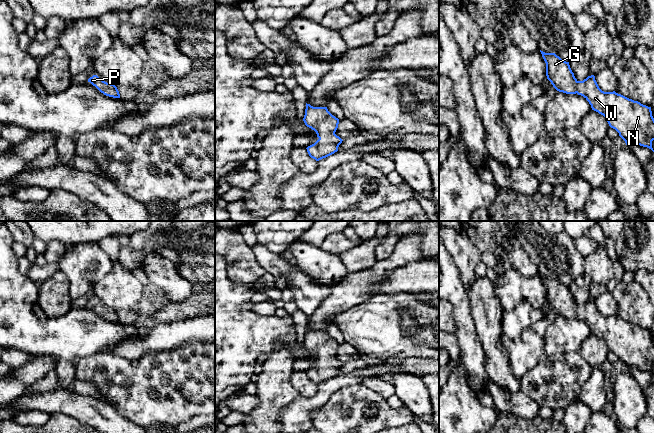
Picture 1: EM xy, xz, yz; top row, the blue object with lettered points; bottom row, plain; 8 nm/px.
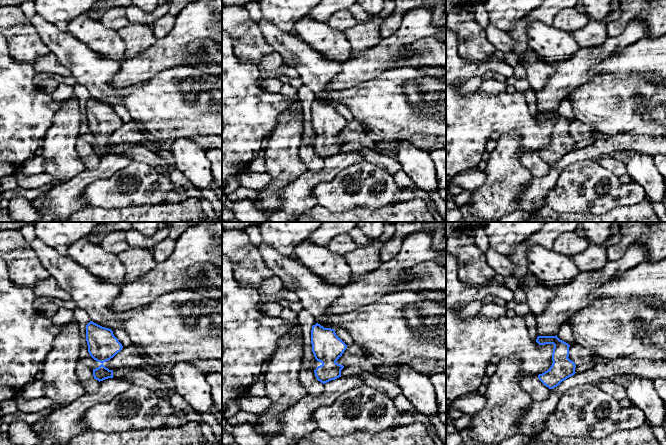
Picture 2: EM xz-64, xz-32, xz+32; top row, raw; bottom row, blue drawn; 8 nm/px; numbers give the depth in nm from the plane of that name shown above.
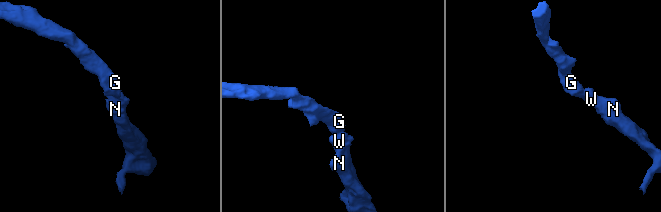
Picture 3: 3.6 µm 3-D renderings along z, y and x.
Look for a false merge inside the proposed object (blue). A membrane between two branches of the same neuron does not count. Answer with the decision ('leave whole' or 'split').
leave whole

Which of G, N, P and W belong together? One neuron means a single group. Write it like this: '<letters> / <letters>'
G N P W

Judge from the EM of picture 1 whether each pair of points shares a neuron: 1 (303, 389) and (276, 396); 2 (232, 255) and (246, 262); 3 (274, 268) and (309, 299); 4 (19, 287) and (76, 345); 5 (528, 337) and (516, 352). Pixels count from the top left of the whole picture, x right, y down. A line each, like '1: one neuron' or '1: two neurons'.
1: two neurons
2: one neuron
3: one neuron
4: one neuron
5: one neuron

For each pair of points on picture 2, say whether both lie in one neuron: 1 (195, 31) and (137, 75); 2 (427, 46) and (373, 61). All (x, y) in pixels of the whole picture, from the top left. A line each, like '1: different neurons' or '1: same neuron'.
1: same neuron
2: different neurons

